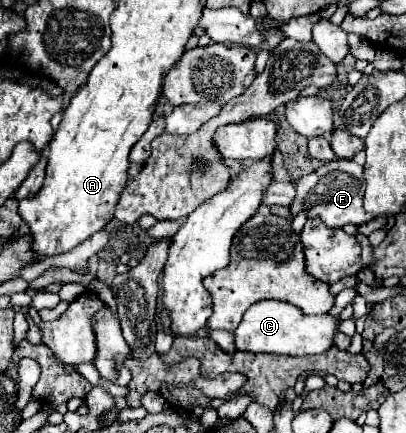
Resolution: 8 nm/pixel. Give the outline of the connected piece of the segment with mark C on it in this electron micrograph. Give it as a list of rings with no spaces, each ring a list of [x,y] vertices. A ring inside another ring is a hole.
[[[259,301],[245,311],[243,321],[235,329],[235,347],[239,351],[249,351],[249,353],[285,353],[285,355],[299,355],[299,357],[317,355],[317,353],[325,353],[327,349],[331,349],[335,345],[335,335],[339,333],[339,323],[341,323],[341,319],[333,317],[329,313],[315,317],[315,315],[301,313],[301,309],[291,303]]]

